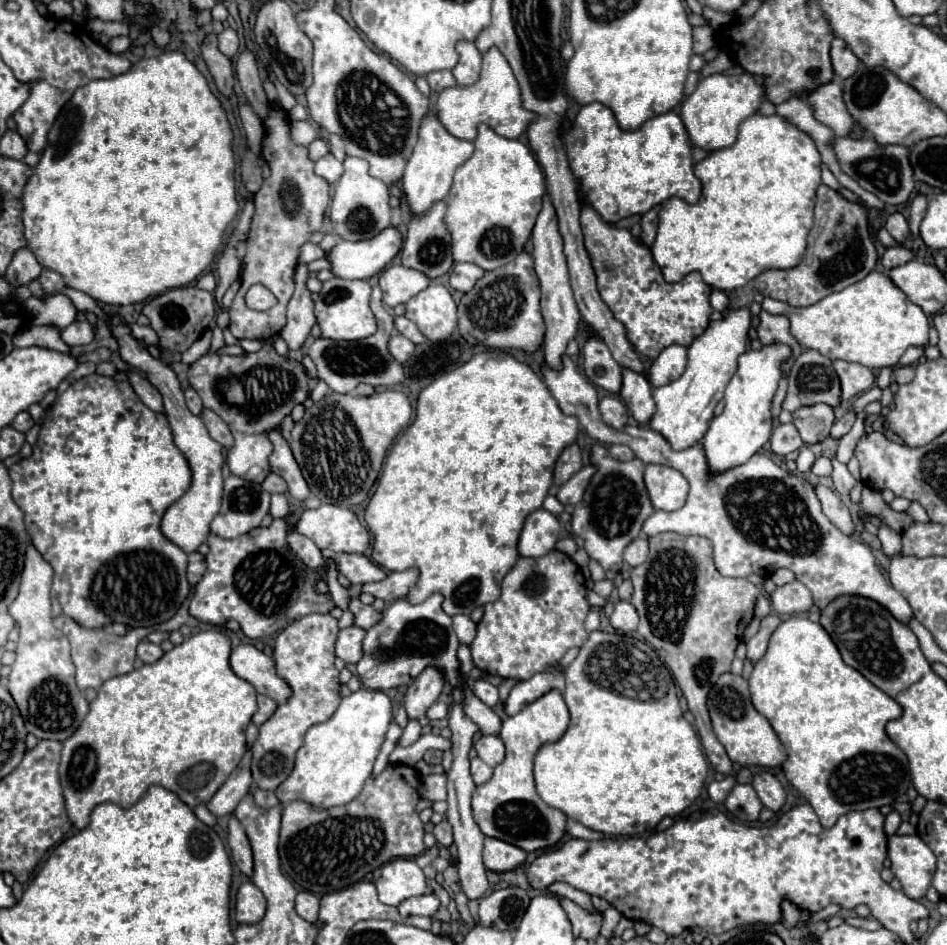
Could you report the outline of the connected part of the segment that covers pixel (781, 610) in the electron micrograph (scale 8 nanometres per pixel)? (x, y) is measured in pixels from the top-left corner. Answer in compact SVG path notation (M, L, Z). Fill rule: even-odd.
M795 580L785 586L779 586L771 594L771 606L777 614L801 614L813 606L813 598L809 588Z

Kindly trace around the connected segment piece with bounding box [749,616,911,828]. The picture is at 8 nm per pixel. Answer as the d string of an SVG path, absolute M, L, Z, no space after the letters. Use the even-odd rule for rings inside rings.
M791 616L781 622L771 636L765 656L751 672L749 690L755 710L771 722L789 752L789 758L783 762L787 780L807 798L823 828L835 826L837 818L851 810L881 808L907 792L911 784L907 756L885 732L885 724L899 718L903 708L861 672L843 662L835 642L831 642L831 636L819 622L811 622L807 616Z

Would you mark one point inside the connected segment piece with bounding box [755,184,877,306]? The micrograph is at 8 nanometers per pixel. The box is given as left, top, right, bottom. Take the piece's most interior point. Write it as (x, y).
(839, 252)

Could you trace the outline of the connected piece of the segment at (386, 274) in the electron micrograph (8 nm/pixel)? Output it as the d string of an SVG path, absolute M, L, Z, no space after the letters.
M401 264L389 266L379 276L379 286L383 290L383 302L391 308L397 304L405 304L409 298L419 294L431 284L431 278L419 274L419 270L405 268Z

